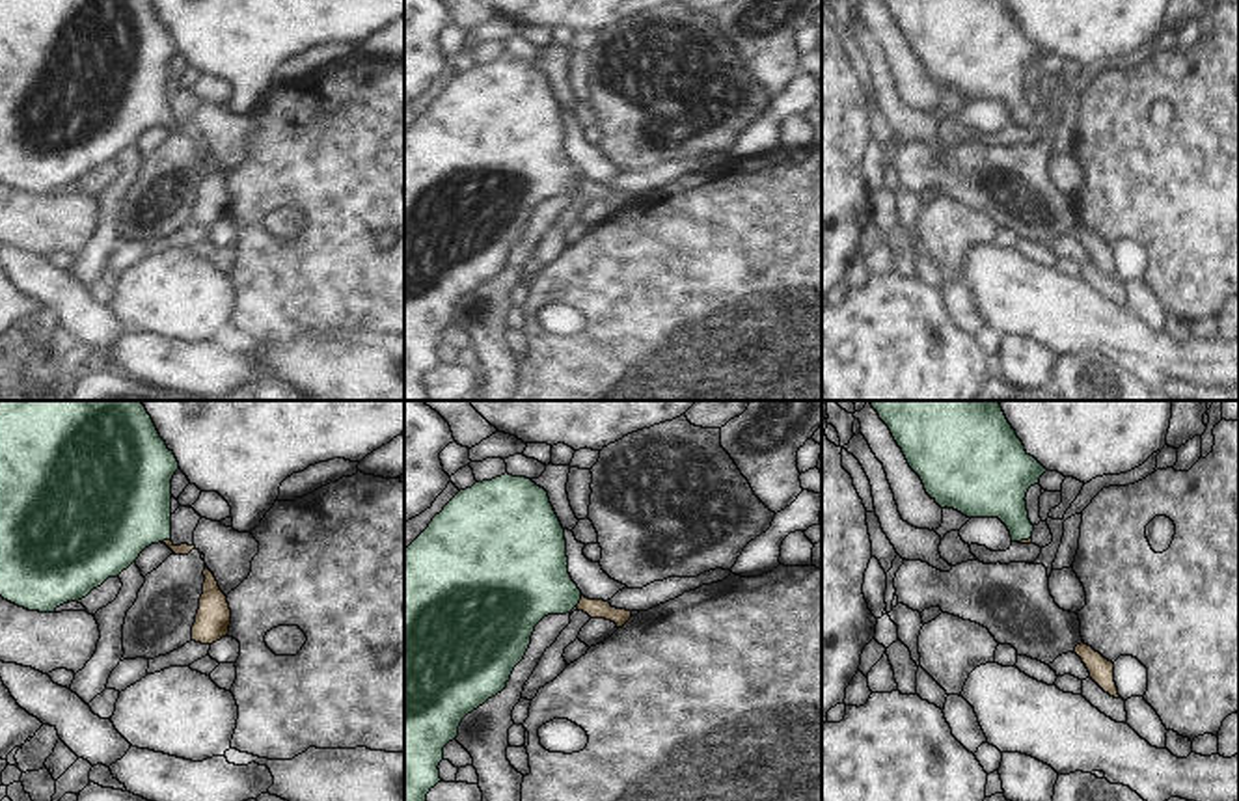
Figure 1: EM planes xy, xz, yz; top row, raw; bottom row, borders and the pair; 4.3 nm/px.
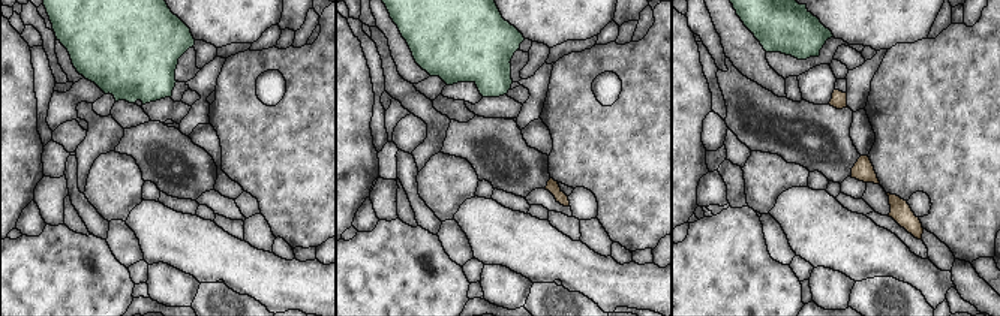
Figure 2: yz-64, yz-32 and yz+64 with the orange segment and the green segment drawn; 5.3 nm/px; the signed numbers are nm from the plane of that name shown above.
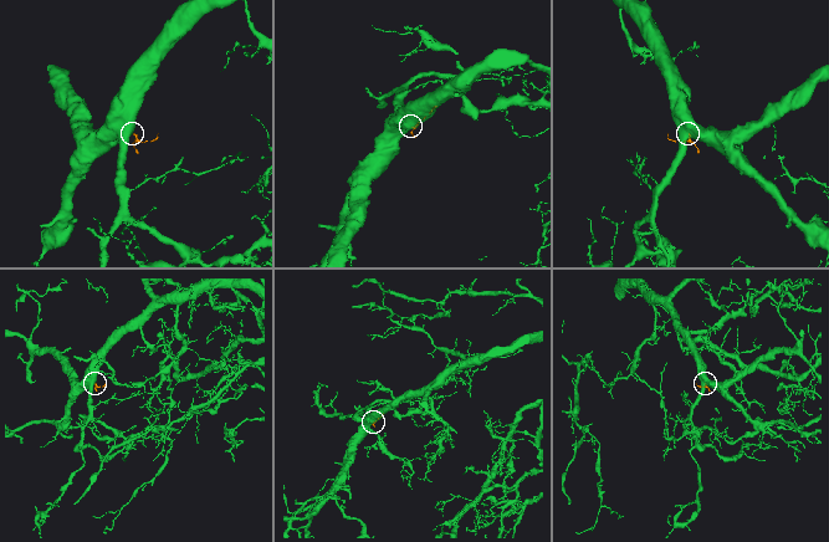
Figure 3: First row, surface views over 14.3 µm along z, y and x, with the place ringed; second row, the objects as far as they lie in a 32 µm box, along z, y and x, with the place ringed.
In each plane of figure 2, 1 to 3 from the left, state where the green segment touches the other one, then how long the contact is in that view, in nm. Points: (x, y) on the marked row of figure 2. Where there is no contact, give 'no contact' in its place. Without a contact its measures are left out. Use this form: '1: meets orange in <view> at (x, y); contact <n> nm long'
1: no contact
2: no contact
3: no contact

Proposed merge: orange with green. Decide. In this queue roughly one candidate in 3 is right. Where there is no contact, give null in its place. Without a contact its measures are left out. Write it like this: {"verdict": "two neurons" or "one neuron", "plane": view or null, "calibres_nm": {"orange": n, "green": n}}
{"verdict": "one neuron", "plane": "xz", "calibres_nm": {"orange": 80, "green": 360}}

